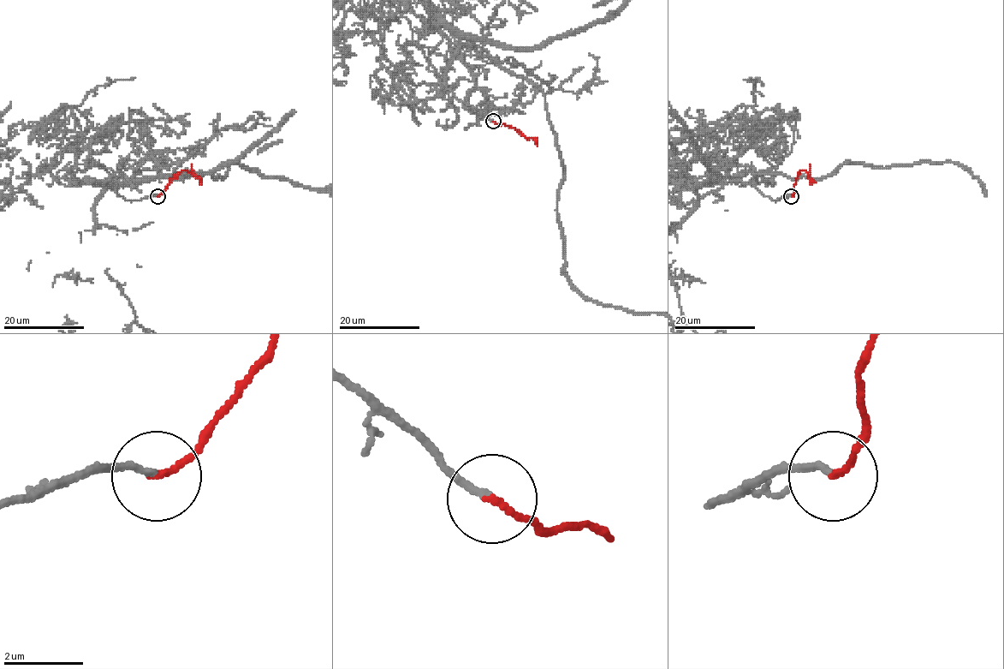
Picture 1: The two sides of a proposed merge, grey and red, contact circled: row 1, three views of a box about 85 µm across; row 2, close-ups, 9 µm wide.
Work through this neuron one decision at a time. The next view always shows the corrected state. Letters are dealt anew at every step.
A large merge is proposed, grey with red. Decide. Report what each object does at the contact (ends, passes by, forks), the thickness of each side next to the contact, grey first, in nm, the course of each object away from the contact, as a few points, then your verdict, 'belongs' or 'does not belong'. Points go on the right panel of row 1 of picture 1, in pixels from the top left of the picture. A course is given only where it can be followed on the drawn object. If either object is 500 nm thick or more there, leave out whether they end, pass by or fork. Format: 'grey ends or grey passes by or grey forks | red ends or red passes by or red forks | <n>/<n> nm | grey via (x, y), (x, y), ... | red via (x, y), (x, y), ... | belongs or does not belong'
grey ends | red ends | 150/150 nm | red via (791, 195), (795, 180), (801, 170), (815, 182) | belongs

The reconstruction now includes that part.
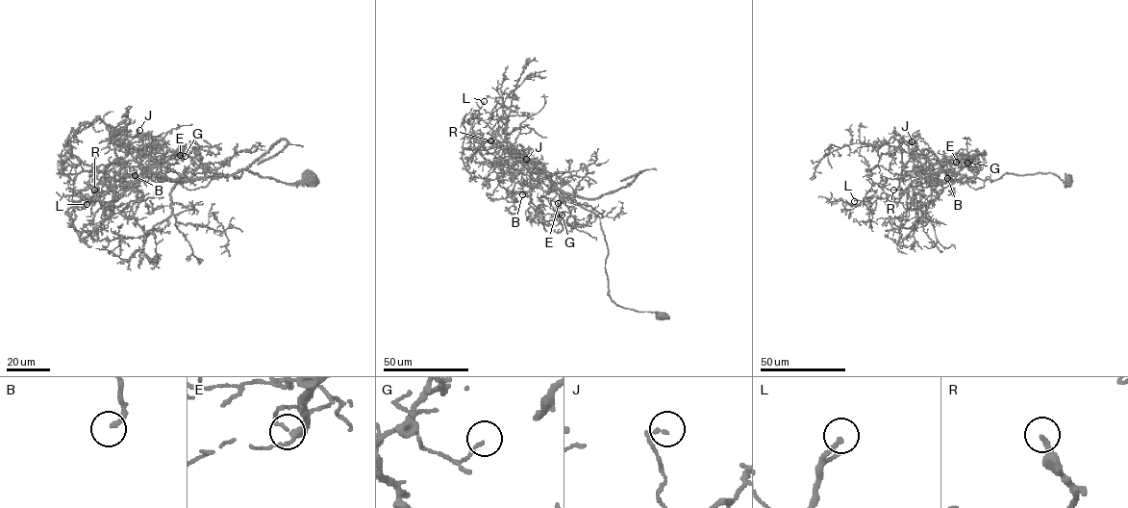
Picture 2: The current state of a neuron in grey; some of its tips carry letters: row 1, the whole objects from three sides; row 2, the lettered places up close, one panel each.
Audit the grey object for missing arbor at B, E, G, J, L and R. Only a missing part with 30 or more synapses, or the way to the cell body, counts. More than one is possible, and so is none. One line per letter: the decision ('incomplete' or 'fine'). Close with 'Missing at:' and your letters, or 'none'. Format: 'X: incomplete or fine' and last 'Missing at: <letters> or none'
B: incomplete
E: fine
G: fine
J: fine
L: incomplete
R: incomplete
Missing at: B, L, R

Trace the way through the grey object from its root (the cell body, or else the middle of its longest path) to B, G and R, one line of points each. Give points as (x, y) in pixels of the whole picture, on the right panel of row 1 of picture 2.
B: (1068, 180), (1066, 177), (1065, 184), (1050, 172), (1005, 173), (995, 180), (916, 180), (935, 186), (947, 178)
G: (1068, 180), (1065, 184), (1050, 172), (940, 182), (929, 178), (937, 163), (951, 158), (967, 163)
R: (1068, 180), (1065, 184), (1050, 172), (1005, 173), (995, 180), (940, 182), (908, 170), (893, 190)

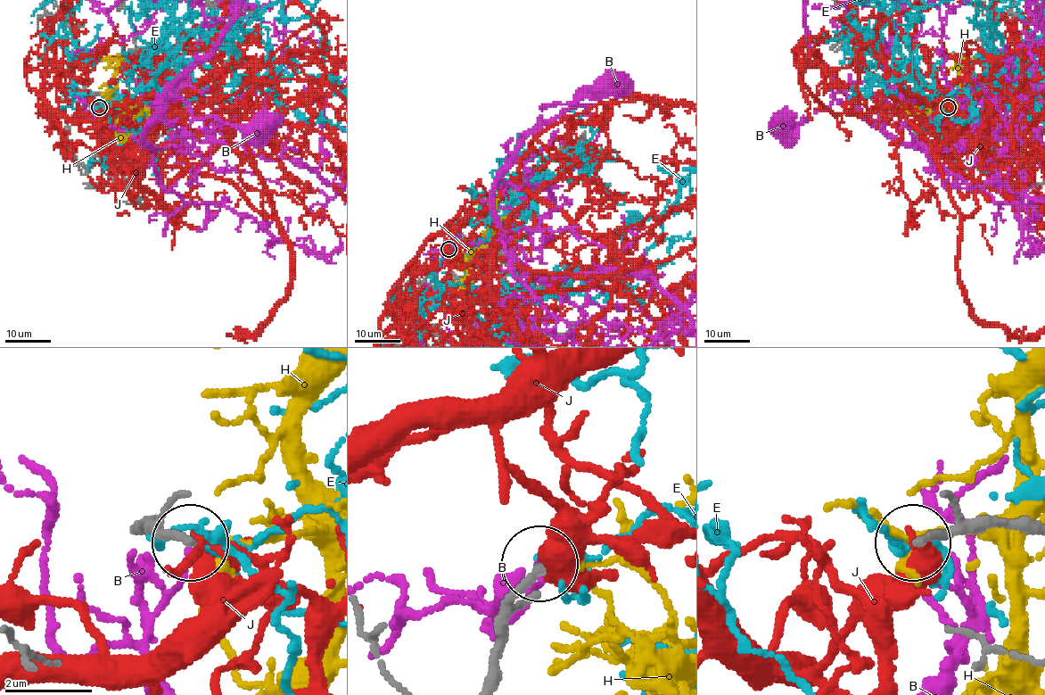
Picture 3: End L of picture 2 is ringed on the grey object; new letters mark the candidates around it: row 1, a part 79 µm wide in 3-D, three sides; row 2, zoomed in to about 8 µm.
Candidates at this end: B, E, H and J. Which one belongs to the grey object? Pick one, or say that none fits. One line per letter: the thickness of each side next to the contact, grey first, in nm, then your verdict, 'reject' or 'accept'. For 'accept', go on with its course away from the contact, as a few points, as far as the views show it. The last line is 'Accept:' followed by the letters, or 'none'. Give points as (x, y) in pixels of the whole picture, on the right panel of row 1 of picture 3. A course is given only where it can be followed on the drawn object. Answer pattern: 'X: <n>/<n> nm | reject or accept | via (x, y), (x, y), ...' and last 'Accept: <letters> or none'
B: 220/180 nm | reject
E: 200/150 nm | reject
H: 220/130 nm | reject
J: 220/440 nm | reject
Accept: none

